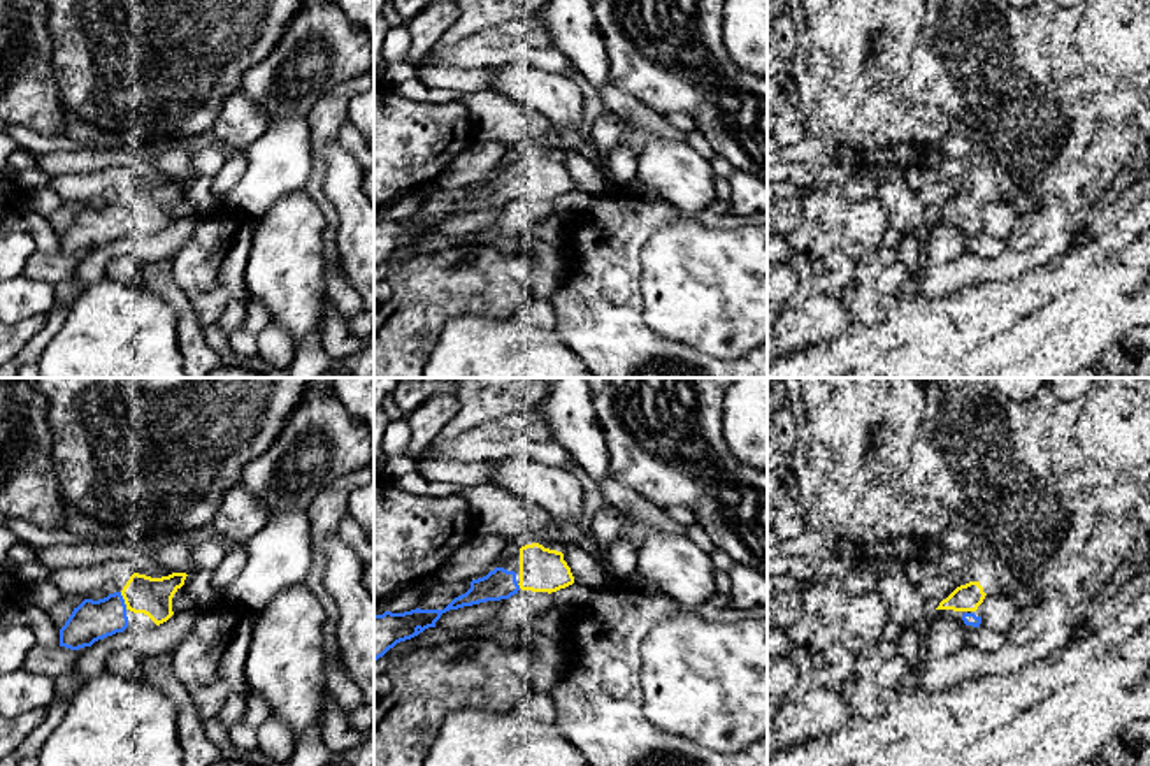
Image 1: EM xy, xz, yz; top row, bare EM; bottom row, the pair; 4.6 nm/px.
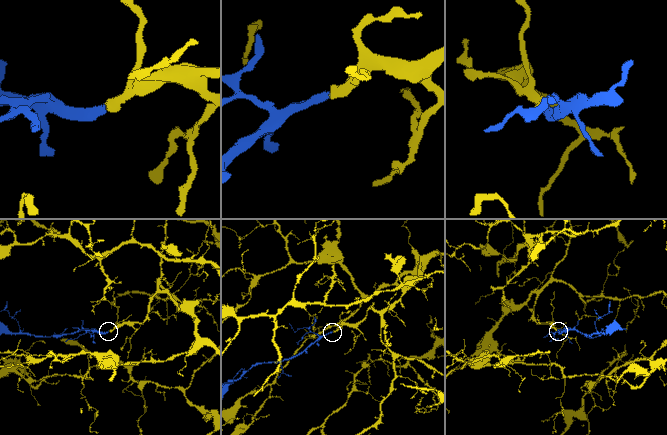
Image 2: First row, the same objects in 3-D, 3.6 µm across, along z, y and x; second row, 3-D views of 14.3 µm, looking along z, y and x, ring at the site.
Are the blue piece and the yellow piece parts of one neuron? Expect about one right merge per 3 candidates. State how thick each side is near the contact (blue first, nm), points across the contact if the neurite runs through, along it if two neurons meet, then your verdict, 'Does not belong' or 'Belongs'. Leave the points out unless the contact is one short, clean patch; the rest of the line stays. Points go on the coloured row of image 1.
Thickness 190 nm (blue) against 180 nm. Belongs

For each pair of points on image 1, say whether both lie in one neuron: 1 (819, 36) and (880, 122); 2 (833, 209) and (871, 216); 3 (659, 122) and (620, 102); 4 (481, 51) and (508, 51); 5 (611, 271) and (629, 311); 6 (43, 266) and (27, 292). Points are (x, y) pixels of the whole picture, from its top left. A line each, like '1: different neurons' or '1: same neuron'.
1: different neurons
2: different neurons
3: same neuron
4: same neuron
5: same neuron
6: different neurons

